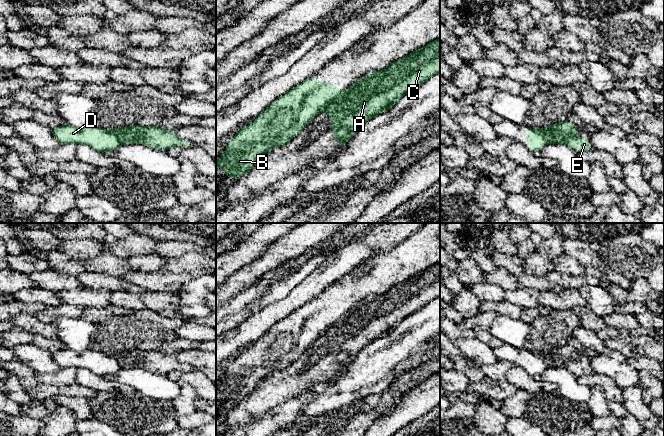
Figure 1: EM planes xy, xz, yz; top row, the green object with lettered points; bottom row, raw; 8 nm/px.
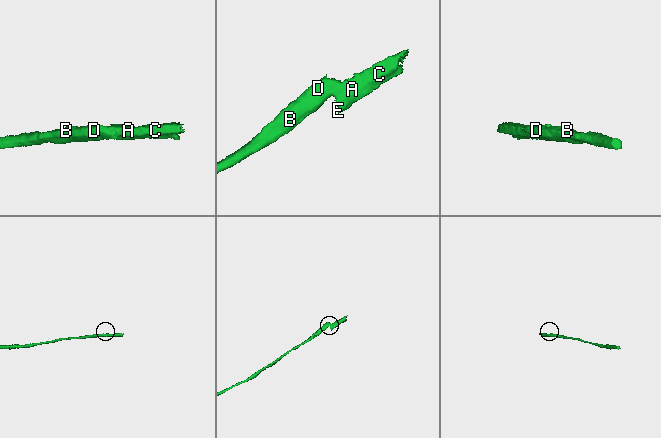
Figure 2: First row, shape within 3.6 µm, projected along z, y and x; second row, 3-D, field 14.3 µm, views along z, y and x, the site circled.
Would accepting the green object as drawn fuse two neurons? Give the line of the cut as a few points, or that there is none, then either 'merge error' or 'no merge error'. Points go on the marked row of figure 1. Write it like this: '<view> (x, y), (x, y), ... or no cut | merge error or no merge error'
xz (342, 93), (321, 110) | merge error

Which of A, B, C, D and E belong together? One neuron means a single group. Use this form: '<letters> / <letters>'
A C E / B D

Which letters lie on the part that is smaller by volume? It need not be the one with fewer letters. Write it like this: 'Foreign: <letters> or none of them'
Foreign: A, C, E

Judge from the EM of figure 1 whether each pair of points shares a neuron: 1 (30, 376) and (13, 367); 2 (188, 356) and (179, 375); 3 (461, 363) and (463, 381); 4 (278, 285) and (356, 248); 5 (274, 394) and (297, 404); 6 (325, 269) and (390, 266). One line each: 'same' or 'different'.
1: same
2: different
3: different
4: different
5: different
6: different

